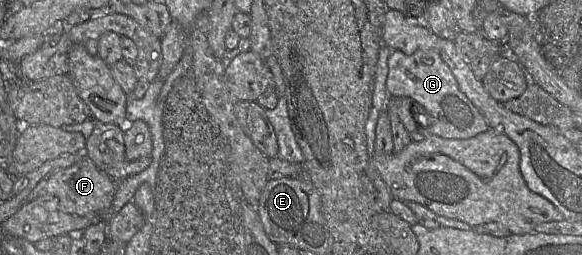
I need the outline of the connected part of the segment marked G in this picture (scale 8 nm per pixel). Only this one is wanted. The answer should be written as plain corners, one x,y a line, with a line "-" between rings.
392,50
388,58
386,87
391,96
411,98
424,108
428,134
445,139
469,139
490,129
481,112
461,92
449,66
435,50
419,50
412,55

